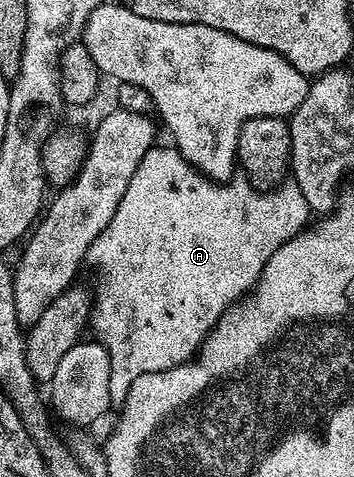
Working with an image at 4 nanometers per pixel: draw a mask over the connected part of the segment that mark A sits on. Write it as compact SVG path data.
M156 145L144 156L141 164L137 164L137 172L133 172L133 180L129 180L129 188L125 188L125 196L121 196L121 204L117 204L117 212L113 212L113 220L109 220L109 224L100 232L97 240L93 240L85 259L86 265L88 267L91 265L95 269L95 278L99 281L93 286L89 326L92 331L95 329L94 341L102 344L109 352L109 396L111 405L115 408L122 407L133 380L137 380L139 376L145 376L149 372L165 372L177 364L194 358L211 329L219 323L219 317L229 306L235 305L243 295L250 294L265 264L269 264L269 258L277 252L277 248L281 248L281 244L285 244L302 230L308 229L313 218L309 204L305 204L305 196L294 180L280 181L274 188L266 191L268 194L258 194L259 190L243 176L232 177L231 181L220 184L199 173L178 149L167 146Z

